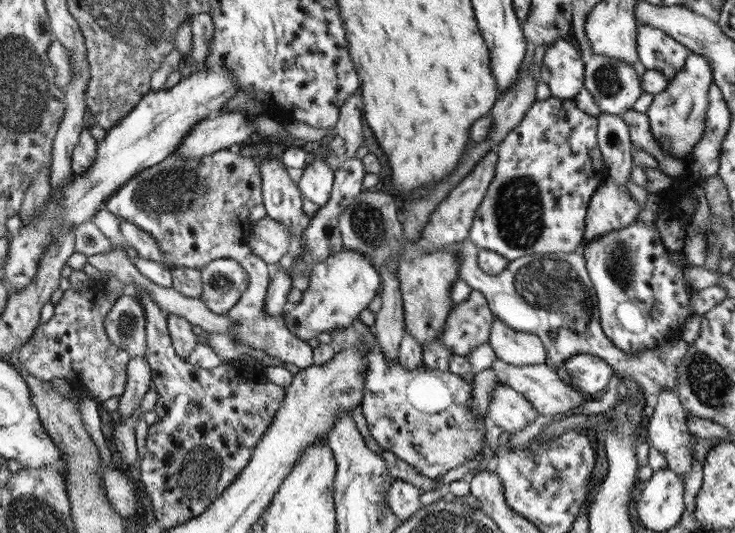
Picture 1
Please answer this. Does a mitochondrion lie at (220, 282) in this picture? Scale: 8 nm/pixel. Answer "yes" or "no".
yes

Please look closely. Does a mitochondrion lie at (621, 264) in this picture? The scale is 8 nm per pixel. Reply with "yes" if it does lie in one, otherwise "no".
yes

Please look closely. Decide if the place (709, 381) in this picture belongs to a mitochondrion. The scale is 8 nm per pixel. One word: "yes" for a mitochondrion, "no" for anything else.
yes

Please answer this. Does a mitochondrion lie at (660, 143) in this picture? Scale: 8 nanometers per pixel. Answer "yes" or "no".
no

